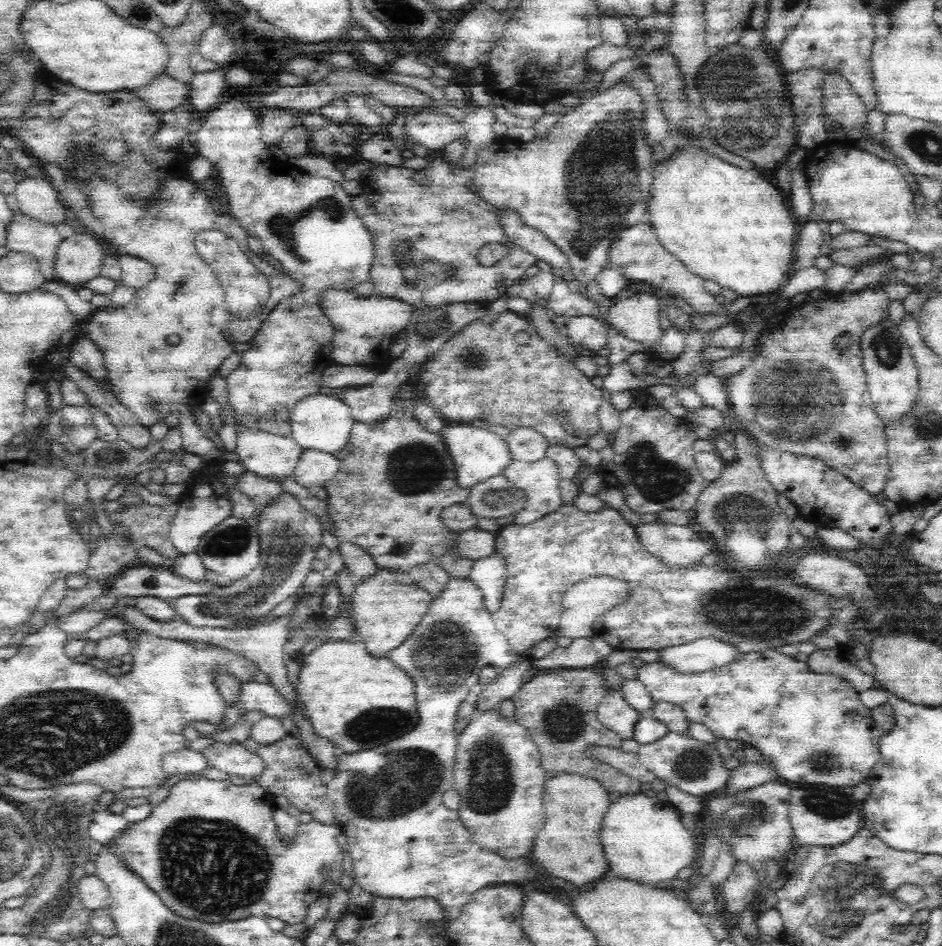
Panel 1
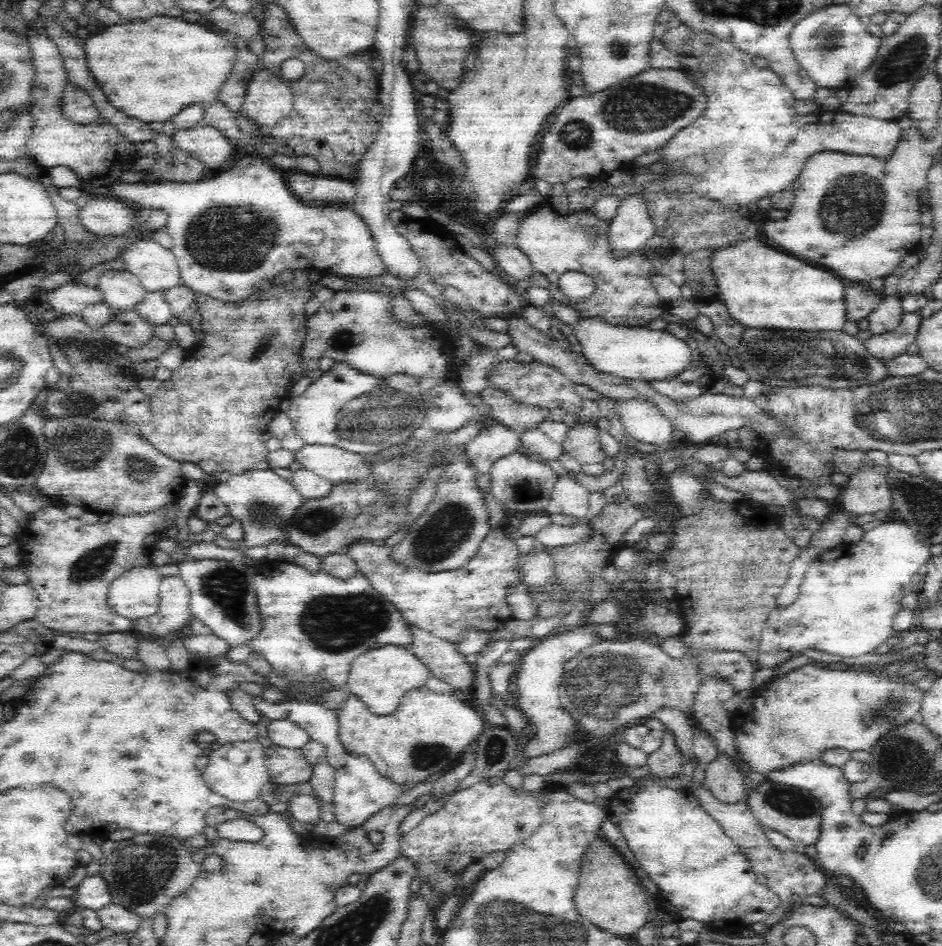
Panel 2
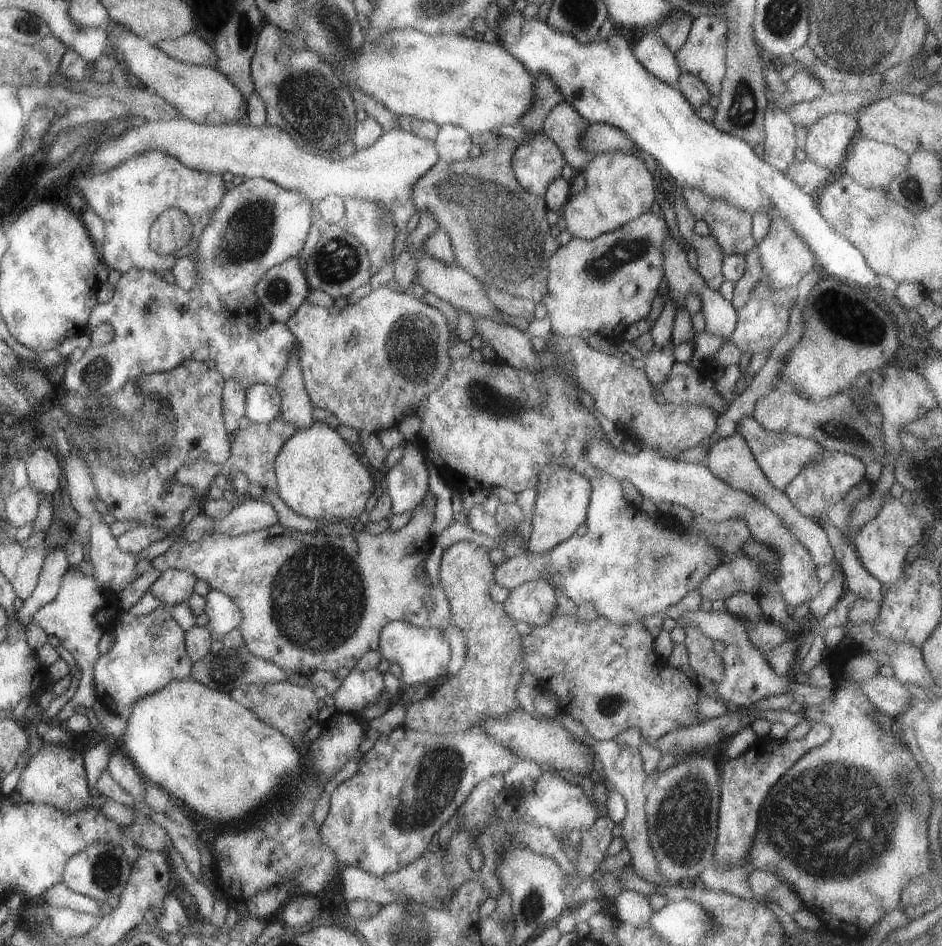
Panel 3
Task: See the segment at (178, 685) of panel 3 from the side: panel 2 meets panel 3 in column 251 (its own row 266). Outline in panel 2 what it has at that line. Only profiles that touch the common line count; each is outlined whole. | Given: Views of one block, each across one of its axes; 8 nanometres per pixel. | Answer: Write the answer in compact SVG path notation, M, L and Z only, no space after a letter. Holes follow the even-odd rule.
M756 239L720 248L712 255L712 271L728 313L746 329L842 331L847 322L847 281L782 256L772 246L764 248Z

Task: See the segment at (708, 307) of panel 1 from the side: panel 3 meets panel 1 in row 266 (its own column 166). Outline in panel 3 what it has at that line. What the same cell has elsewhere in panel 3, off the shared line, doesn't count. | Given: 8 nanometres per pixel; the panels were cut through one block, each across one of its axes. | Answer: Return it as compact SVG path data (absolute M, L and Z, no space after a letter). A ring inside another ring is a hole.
M162 606L144 615L124 615L112 626L111 648L92 666L95 698L107 712L127 719L135 701L161 690L173 679L191 675L192 660L184 647L184 631L168 614Z

